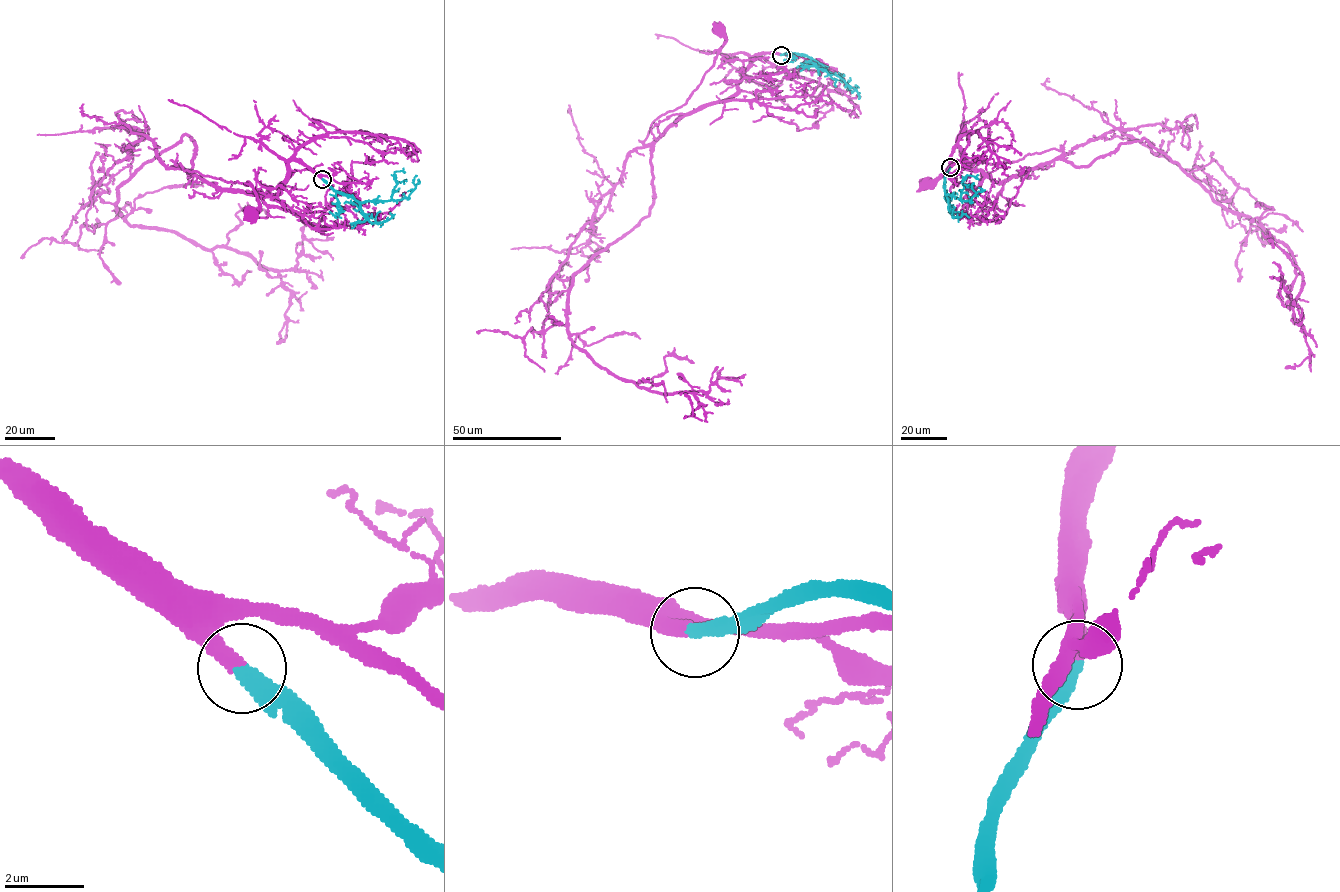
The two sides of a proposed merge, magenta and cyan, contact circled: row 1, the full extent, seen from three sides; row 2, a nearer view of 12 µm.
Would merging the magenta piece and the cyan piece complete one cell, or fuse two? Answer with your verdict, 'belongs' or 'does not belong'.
belongs

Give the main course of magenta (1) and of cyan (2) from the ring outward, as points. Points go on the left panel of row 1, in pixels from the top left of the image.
1: (322, 178), (292, 160), (277, 193), (245, 193), (220, 190), (176, 166), (249, 182), (259, 205), (250, 213)
2: (322, 179), (336, 191), (362, 202), (407, 198), (415, 187), (413, 179), (417, 175)

